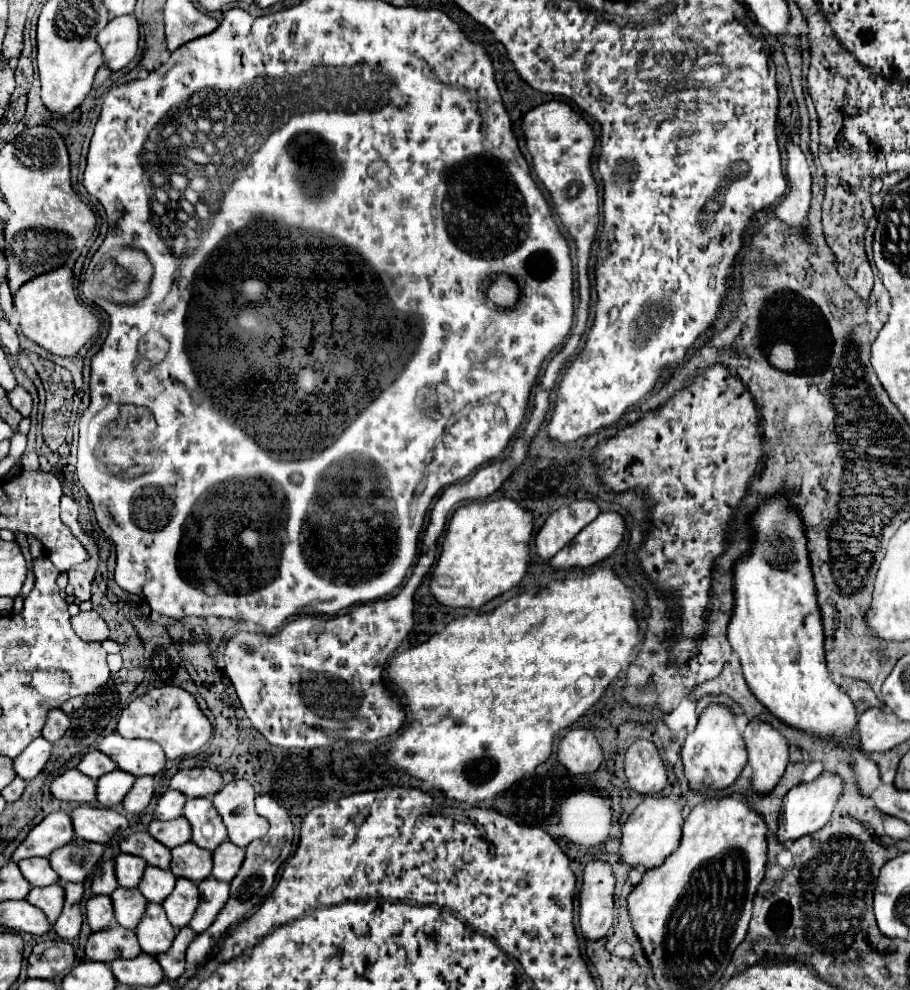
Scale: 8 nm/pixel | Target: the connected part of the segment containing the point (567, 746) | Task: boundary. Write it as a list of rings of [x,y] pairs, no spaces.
[[[592,728],[570,730],[558,746],[558,760],[572,774],[586,774],[598,770],[600,764],[604,762],[604,752],[596,740],[594,730]]]

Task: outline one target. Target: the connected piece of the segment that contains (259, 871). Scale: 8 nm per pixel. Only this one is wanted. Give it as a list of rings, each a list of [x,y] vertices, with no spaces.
[[[260,794],[256,798],[256,812],[260,812],[260,816],[264,816],[268,822],[270,822],[270,832],[268,836],[260,838],[260,840],[254,840],[248,848],[246,848],[246,860],[240,868],[240,872],[236,874],[236,878],[230,882],[230,900],[226,902],[226,906],[222,908],[222,912],[218,914],[218,918],[214,920],[214,924],[204,930],[202,934],[196,936],[196,940],[188,946],[188,952],[186,952],[186,962],[192,966],[192,968],[198,968],[202,966],[212,948],[216,946],[216,942],[220,940],[220,936],[230,930],[232,926],[240,924],[244,918],[248,918],[250,914],[254,914],[260,904],[268,898],[268,894],[272,892],[272,886],[274,886],[274,878],[278,874],[278,868],[286,862],[288,854],[290,854],[290,846],[292,846],[292,822],[290,822],[290,816],[288,812],[270,796],[270,794]]]

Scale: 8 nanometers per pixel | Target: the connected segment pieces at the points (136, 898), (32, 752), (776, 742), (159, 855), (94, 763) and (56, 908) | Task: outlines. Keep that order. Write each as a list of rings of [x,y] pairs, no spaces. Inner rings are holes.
[[[116,888],[116,892],[112,892],[112,904],[114,904],[114,912],[116,912],[116,922],[124,928],[134,930],[148,906],[148,900],[142,896],[140,890],[128,890],[128,888]]]
[[[42,736],[32,740],[32,744],[28,744],[28,748],[20,756],[14,758],[16,774],[20,774],[20,778],[24,780],[32,780],[48,762],[50,750],[52,750],[52,744],[44,740]]]
[[[752,718],[748,722],[746,730],[744,730],[744,742],[746,742],[746,750],[748,750],[748,764],[752,766],[752,786],[754,786],[754,790],[756,792],[770,792],[776,786],[776,782],[782,778],[782,774],[786,770],[786,764],[790,760],[786,738],[770,722]]]
[[[138,832],[138,834],[124,838],[120,842],[120,848],[122,848],[122,852],[144,858],[150,866],[158,866],[164,870],[170,868],[170,862],[172,862],[170,848],[164,846],[162,842],[158,842],[156,838],[152,838],[148,832]]]
[[[100,750],[88,752],[88,754],[82,758],[82,762],[78,764],[78,770],[80,770],[82,774],[94,778],[94,780],[98,780],[100,776],[104,776],[104,774],[116,770],[116,768],[118,768],[116,762],[114,762],[110,756],[106,756],[104,752],[100,752]]]
[[[60,882],[52,884],[52,886],[44,886],[44,888],[32,888],[30,894],[26,896],[28,902],[32,902],[34,906],[38,906],[50,920],[50,924],[56,922],[56,916],[60,916],[62,912],[62,904],[64,904],[64,886]]]

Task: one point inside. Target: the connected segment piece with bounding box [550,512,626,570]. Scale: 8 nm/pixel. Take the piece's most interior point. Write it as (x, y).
(601, 537)

